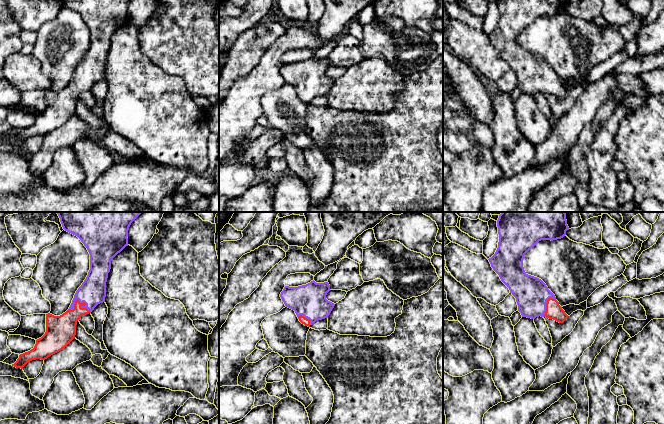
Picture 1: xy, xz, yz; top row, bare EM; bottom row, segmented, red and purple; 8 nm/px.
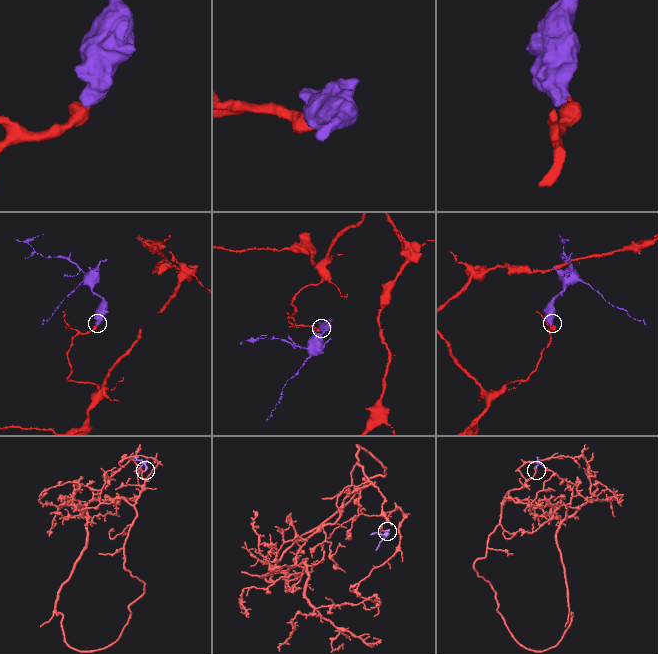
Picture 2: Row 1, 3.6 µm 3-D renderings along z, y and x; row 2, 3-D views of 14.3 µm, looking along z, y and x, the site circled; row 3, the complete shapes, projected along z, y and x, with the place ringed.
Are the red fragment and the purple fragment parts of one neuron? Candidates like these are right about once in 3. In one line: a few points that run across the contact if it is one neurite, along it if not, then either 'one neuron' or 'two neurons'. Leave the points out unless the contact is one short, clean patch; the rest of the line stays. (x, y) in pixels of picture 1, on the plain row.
xy (63, 103), (78, 84), (78, 76), (84, 76), (92, 68) | one neuron

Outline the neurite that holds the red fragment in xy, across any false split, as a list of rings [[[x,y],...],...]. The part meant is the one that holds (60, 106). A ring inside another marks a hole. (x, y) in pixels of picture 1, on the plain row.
[[[62,0],[65,7],[77,12],[90,30],[90,46],[76,67],[69,85],[60,92],[46,90],[46,108],[33,125],[19,131],[12,140],[23,143],[30,137],[45,136],[61,127],[75,114],[77,97],[105,78],[106,58],[111,37],[128,22],[131,0]]]

